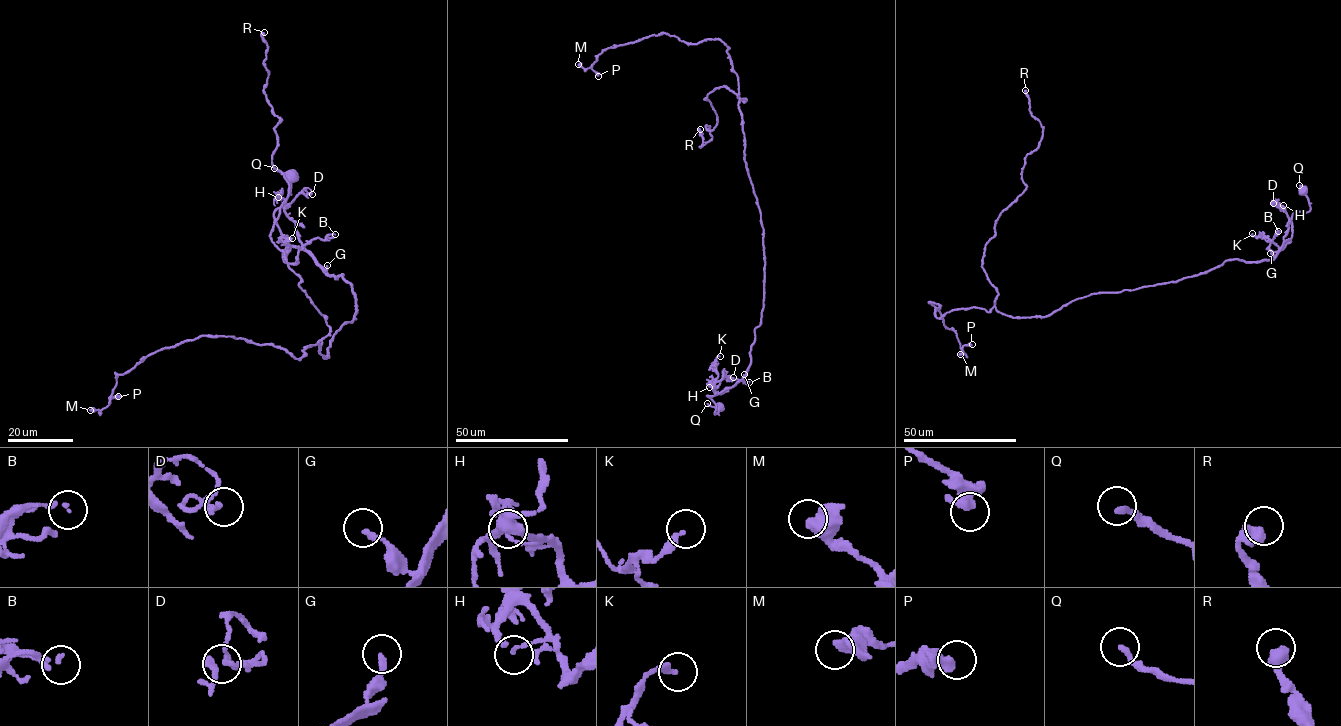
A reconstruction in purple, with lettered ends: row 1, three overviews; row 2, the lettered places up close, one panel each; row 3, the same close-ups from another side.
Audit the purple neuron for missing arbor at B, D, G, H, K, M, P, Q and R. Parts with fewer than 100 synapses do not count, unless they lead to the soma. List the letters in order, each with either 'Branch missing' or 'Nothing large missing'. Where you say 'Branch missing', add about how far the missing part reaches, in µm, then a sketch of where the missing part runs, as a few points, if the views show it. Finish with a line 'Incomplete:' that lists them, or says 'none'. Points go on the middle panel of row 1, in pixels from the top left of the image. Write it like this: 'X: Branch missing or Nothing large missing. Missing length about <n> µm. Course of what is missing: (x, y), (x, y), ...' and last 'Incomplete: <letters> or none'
B: Nothing large missing
D: Nothing large missing
G: Nothing large missing
H: Nothing large missing
K: Nothing large missing
M: Nothing large missing
P: Nothing large missing
Q: Nothing large missing
R: Nothing large missing
Incomplete: none

